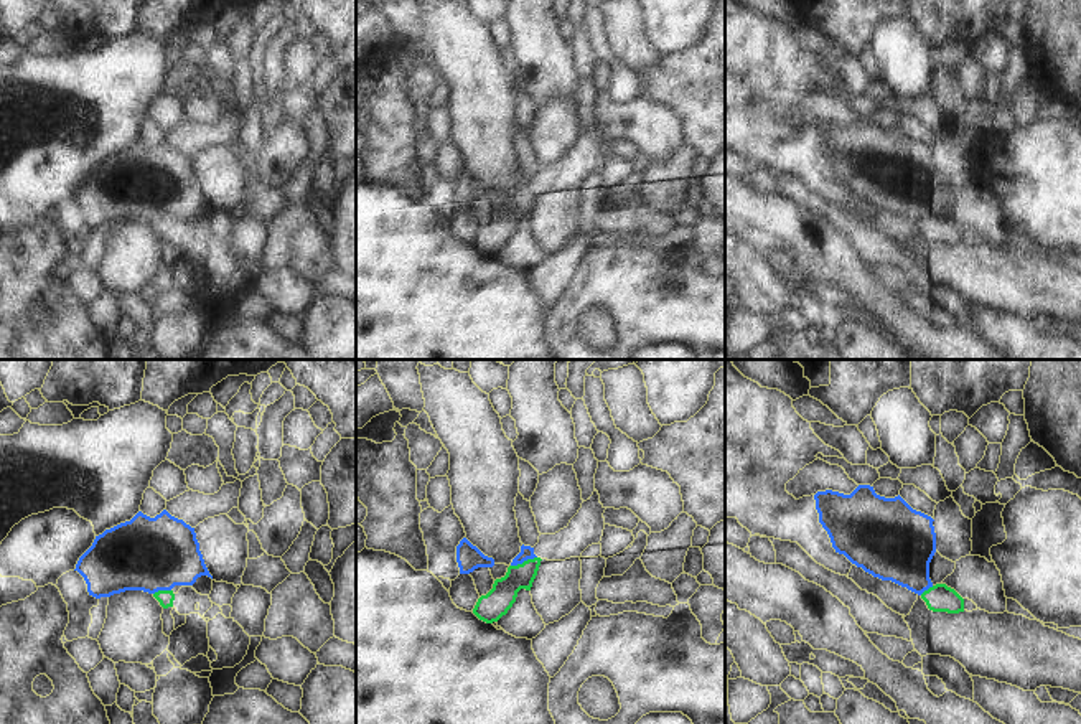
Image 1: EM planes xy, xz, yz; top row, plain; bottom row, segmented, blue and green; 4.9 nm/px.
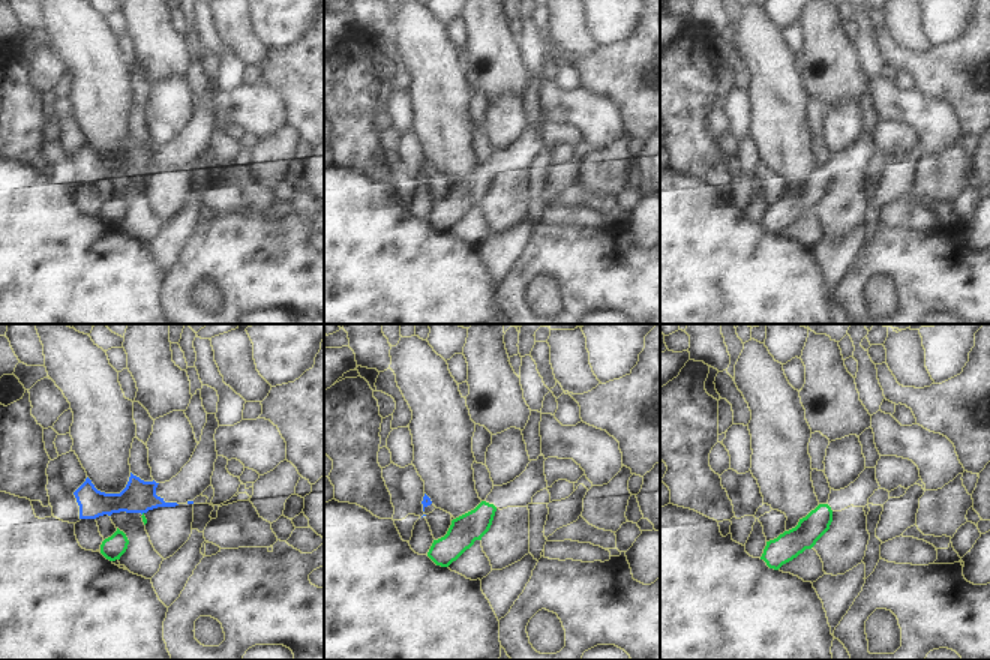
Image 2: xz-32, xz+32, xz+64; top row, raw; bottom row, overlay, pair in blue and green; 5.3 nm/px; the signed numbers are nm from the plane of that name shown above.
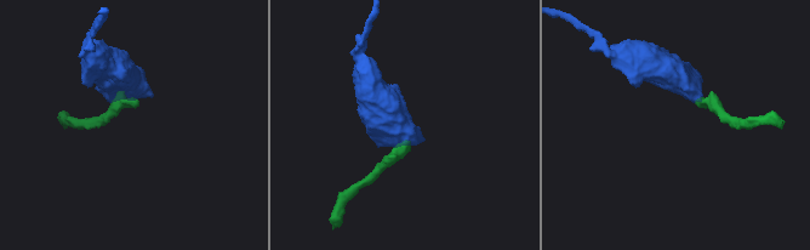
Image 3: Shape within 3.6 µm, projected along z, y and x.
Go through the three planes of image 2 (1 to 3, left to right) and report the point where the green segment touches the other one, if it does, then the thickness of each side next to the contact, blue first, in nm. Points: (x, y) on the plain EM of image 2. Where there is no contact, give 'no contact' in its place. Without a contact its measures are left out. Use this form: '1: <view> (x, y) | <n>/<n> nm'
1: no contact
2: no contact
3: no contact

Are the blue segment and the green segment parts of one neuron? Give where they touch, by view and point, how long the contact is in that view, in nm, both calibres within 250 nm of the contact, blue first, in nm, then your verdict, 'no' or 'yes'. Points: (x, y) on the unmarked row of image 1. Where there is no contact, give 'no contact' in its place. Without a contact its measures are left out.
xz (523, 192) | 140 nm | 70/140 nm | no

